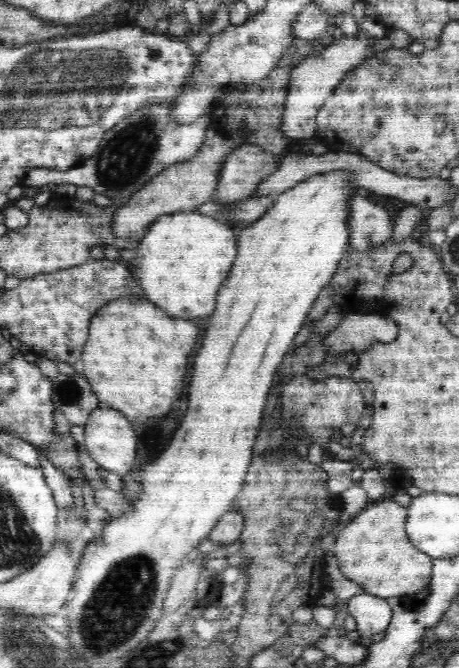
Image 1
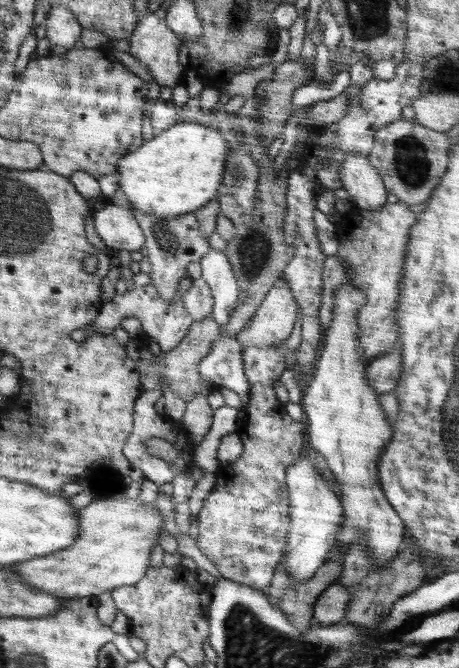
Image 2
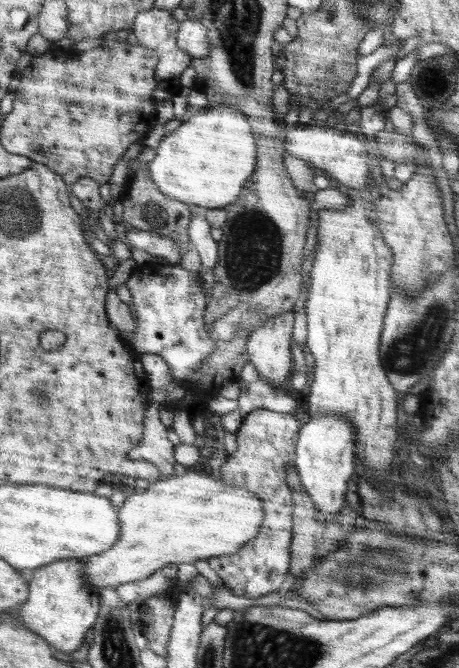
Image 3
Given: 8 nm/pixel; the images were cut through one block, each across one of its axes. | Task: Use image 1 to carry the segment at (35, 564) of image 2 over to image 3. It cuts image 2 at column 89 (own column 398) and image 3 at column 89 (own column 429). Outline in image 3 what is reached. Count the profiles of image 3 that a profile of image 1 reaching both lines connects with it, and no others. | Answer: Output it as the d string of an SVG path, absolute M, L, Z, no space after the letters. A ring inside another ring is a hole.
M188 472L182 476L163 477L150 485L148 490L126 497L120 510L117 510L117 520L120 533L116 543L106 552L79 558L80 562L84 562L84 580L88 580L88 584L96 591L144 580L170 563L194 564L198 559L232 556L256 537L258 527L262 525L263 511L260 500L253 493L244 492L240 488L228 488L220 480L212 480L206 472Z

